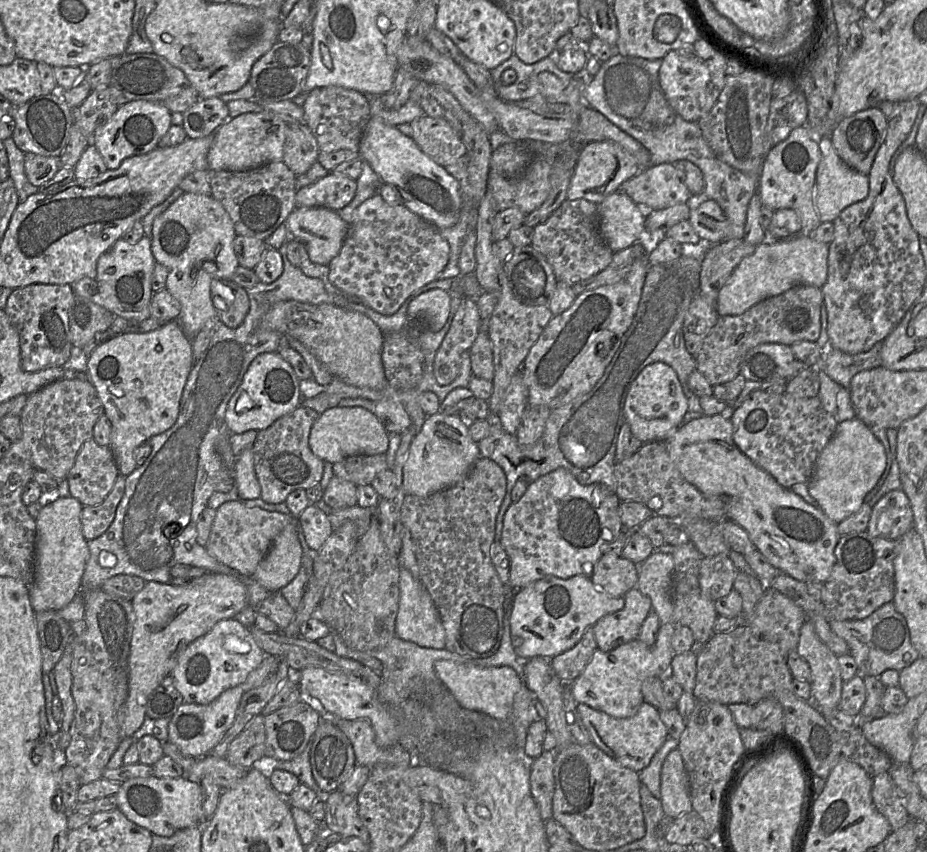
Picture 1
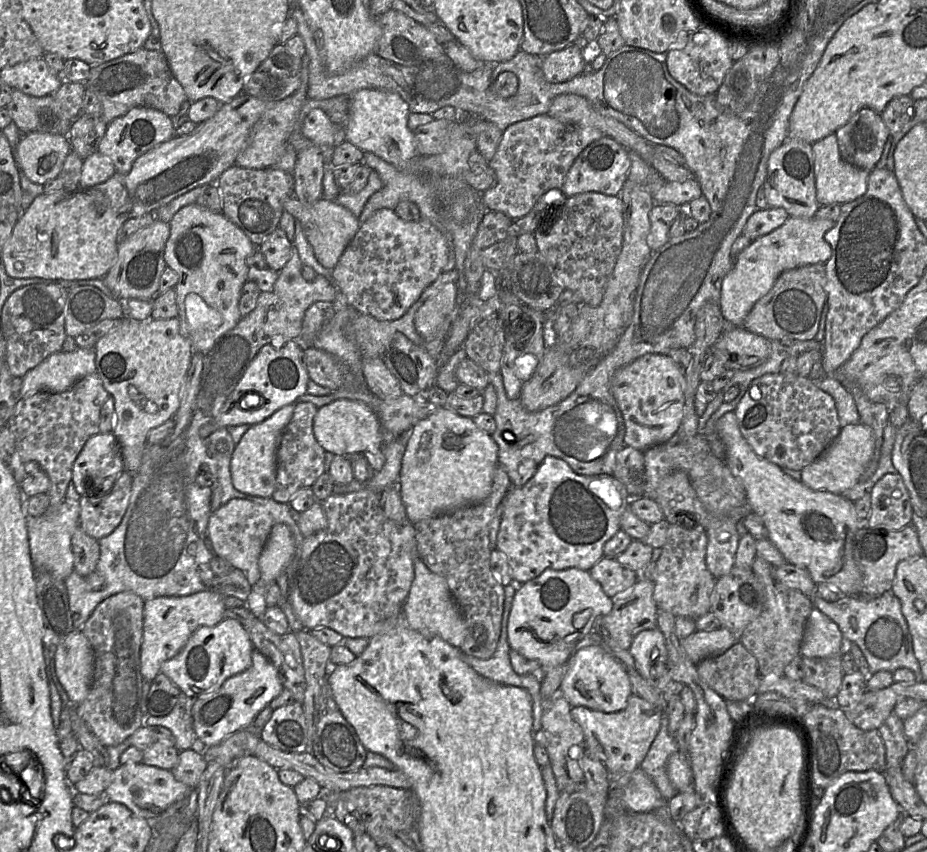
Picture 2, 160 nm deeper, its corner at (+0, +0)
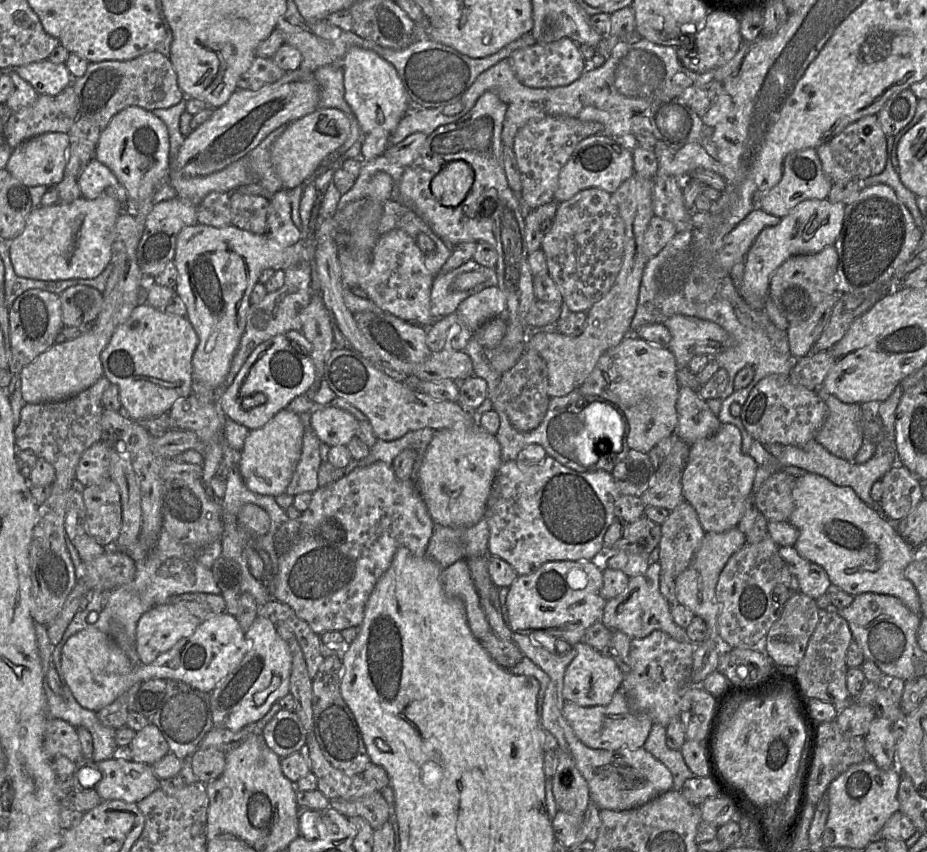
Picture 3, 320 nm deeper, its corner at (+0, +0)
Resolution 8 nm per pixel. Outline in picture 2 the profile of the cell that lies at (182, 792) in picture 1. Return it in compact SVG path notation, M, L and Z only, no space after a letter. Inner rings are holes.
M141 763L121 764L112 772L112 780L105 790L112 802L120 803L136 816L153 821L174 802L185 798L190 787L175 779L170 770Z

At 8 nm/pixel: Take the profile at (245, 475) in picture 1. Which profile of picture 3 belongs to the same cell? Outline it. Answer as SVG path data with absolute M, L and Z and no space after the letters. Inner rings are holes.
M281 410L264 426L251 430L241 450L239 469L243 481L252 492L276 497L285 493L300 460L304 425L300 415Z

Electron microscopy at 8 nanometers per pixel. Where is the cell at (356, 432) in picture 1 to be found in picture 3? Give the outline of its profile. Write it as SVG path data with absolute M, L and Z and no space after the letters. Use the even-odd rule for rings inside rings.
M327 407L311 414L310 426L328 446L344 445L356 436L359 421L346 410Z

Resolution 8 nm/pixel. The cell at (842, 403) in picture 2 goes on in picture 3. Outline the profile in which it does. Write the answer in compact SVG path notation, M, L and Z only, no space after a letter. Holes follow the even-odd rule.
M823 386L816 392L828 407L828 414L815 440L840 459L853 462L863 442L862 407L841 402Z

